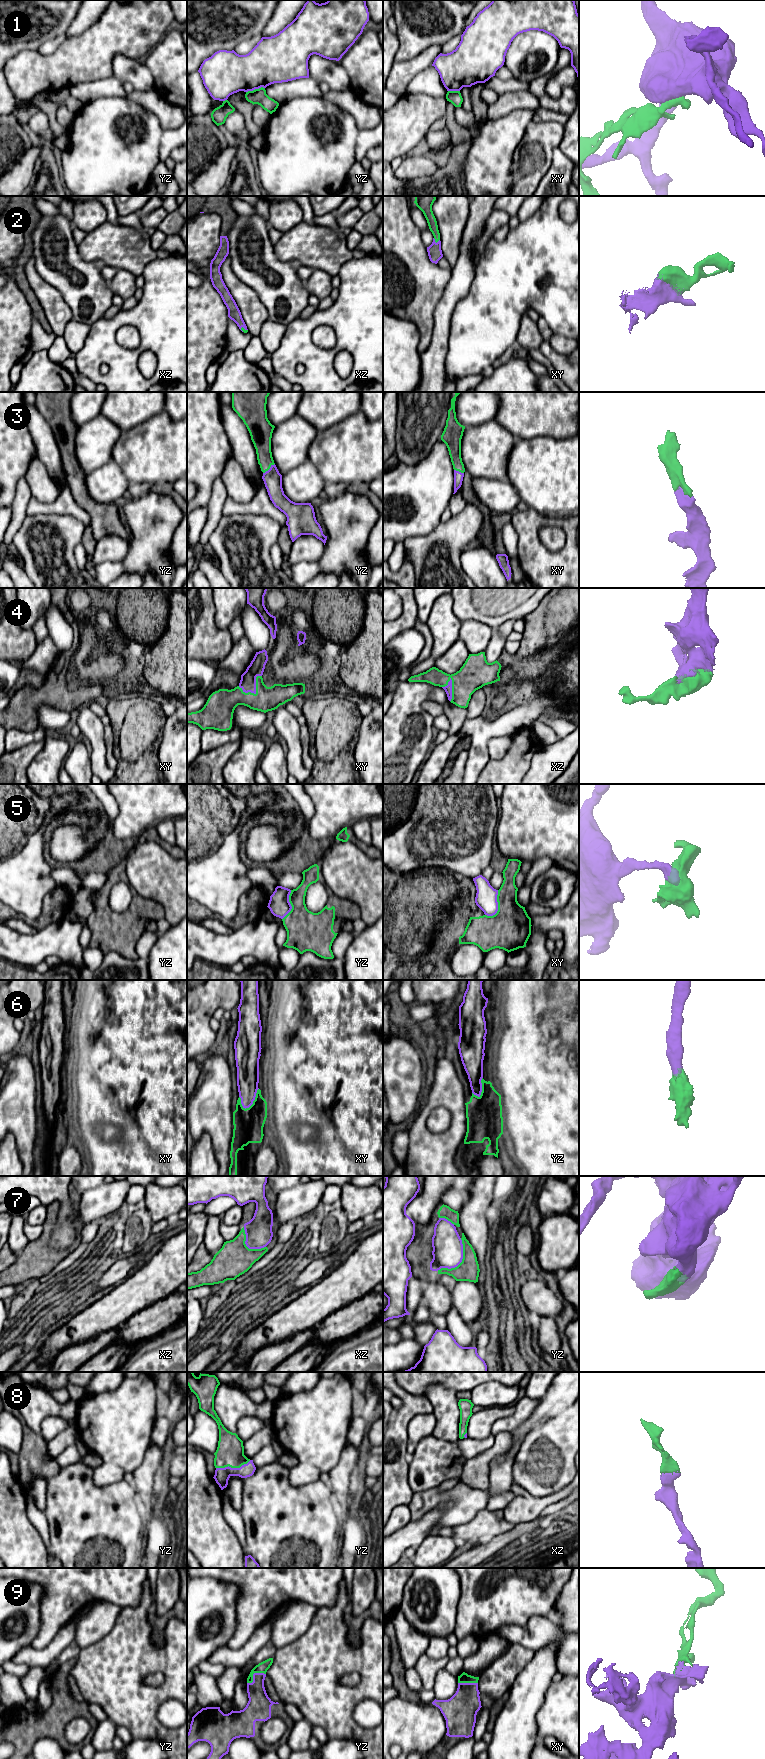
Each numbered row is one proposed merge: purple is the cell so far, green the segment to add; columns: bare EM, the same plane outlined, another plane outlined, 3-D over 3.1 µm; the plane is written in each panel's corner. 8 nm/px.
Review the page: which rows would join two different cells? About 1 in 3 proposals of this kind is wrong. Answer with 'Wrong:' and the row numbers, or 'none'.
Wrong: 1, 5, 7

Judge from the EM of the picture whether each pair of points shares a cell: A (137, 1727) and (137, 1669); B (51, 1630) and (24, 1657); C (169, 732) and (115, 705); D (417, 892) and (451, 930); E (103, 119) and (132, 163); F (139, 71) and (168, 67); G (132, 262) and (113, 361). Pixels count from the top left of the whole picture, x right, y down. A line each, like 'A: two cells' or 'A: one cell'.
A: one cell
B: two cells
C: two cells
D: one cell
E: one cell
F: two cells
G: two cells

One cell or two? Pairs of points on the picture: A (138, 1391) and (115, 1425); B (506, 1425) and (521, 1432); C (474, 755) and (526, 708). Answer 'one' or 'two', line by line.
A: one
B: two
C: one

